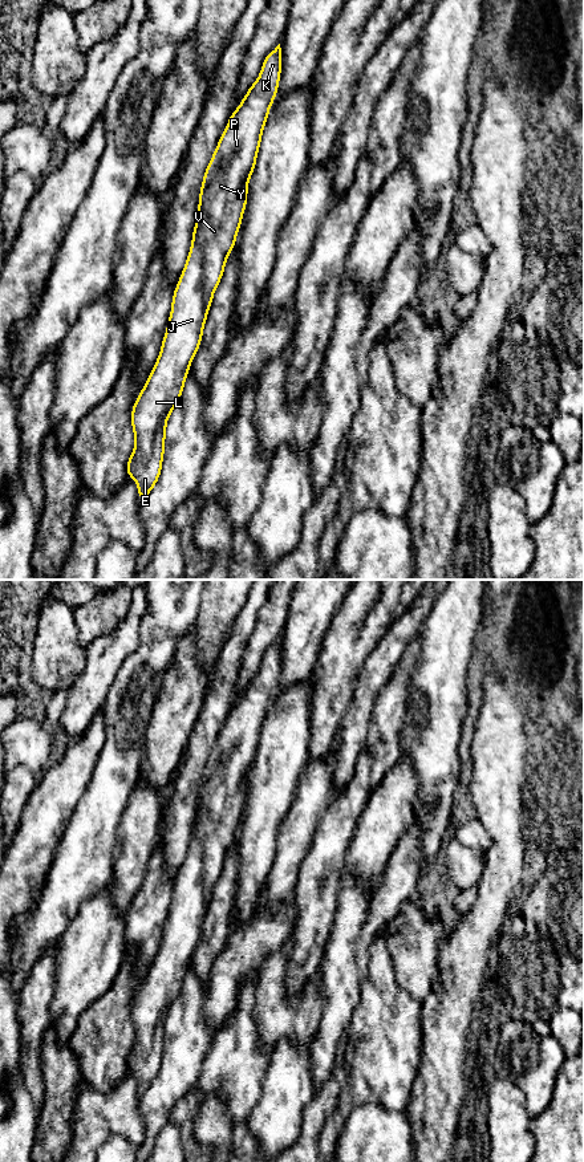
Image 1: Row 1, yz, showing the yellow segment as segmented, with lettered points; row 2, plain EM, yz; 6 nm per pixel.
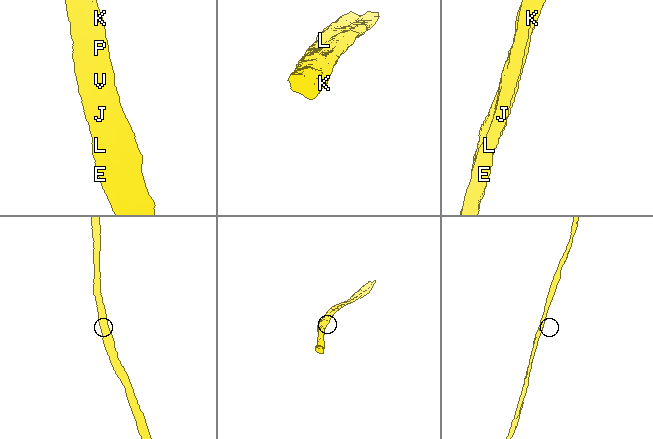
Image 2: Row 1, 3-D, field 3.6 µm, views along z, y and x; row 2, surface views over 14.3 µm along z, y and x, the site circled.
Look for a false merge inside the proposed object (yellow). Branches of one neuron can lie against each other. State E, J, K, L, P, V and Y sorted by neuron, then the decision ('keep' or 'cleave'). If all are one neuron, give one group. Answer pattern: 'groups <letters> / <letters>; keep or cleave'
groups E J L / K P V Y; cleave

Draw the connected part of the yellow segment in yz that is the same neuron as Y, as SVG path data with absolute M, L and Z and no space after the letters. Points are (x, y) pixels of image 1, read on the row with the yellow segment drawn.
M279 44L268 53L261 65L259 78L251 85L239 107L232 111L204 171L198 210L202 215L202 239L204 243L202 288L207 313L212 304L214 292L224 273L227 257L235 247L236 235L240 229L242 216L247 206L248 180L256 166L263 129L267 123L269 107L277 94L280 73L281 48Z

